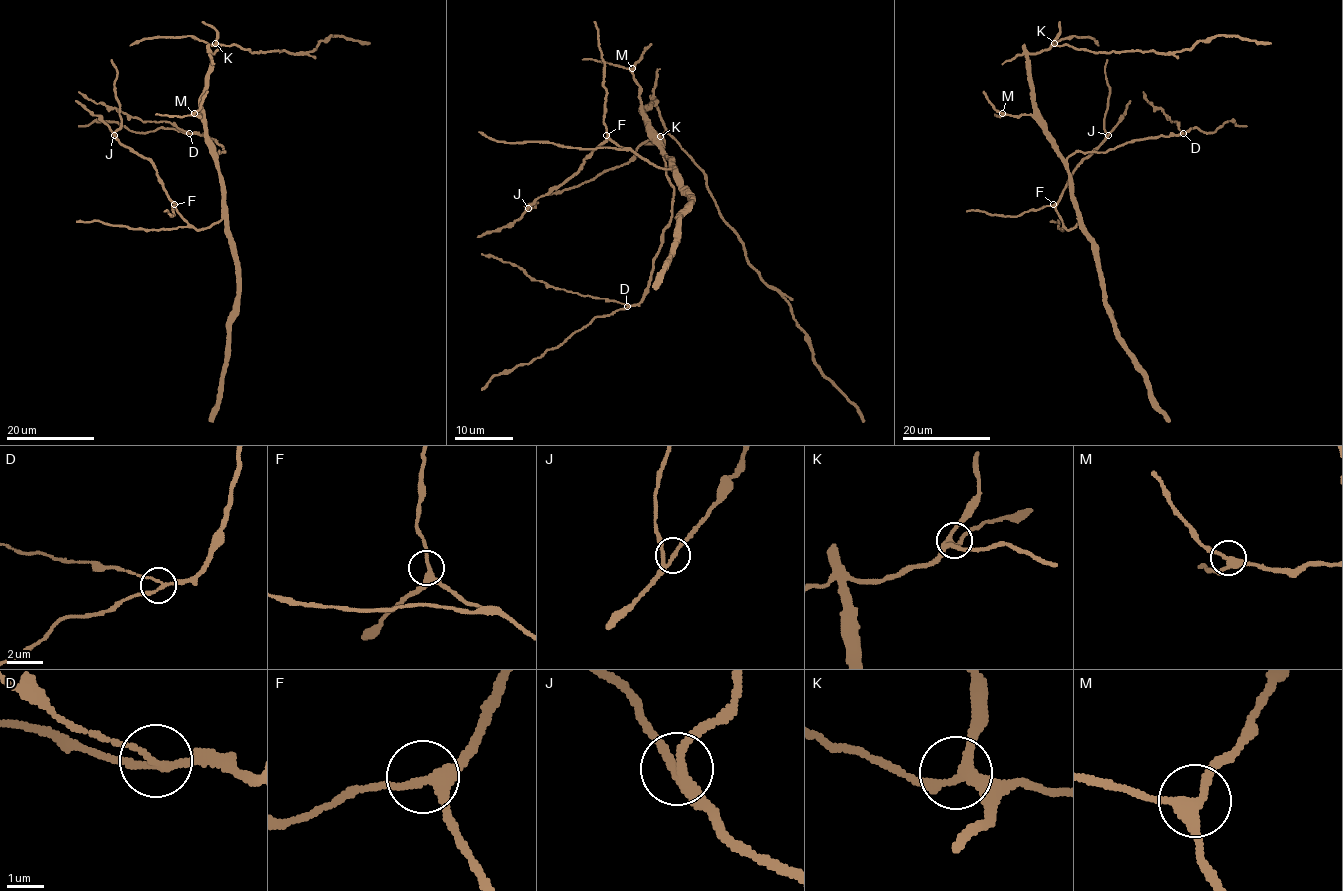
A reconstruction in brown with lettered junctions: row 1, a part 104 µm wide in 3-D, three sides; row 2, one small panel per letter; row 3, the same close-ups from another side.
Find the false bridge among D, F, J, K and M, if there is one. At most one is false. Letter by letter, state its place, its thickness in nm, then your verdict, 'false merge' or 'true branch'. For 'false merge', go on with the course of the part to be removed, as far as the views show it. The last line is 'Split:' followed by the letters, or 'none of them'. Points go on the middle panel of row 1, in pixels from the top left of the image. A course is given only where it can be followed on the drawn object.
D: at (627, 306); 170 nm thick; true branch
F: at (606, 135); 280 nm thick; true branch
J: at (528, 208); 190 nm thick; true branch
K: at (660, 136); 240 nm thick; true branch
M: at (632, 68); 320 nm thick; true branch
Split: none of them

